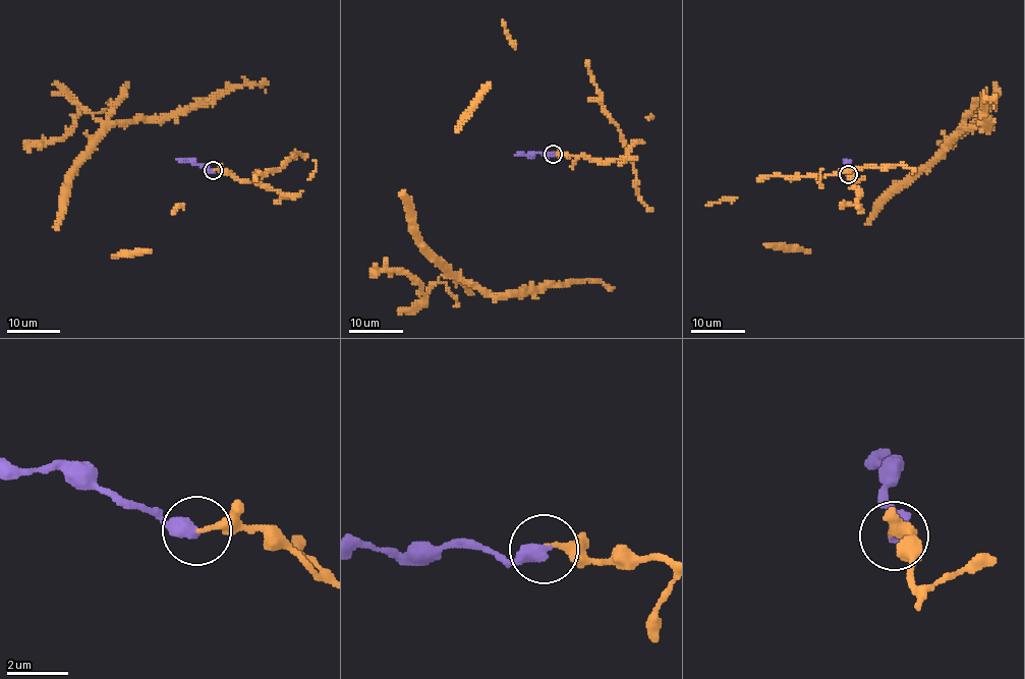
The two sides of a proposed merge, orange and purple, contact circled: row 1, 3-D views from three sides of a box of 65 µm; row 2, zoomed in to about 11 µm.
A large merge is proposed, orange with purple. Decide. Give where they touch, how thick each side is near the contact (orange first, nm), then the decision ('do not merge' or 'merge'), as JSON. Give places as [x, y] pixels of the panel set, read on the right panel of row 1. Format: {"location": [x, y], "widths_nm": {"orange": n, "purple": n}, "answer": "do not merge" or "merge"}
{"location": [848, 174], "widths_nm": {"orange": 190, "purple": 480}, "answer": "merge"}

